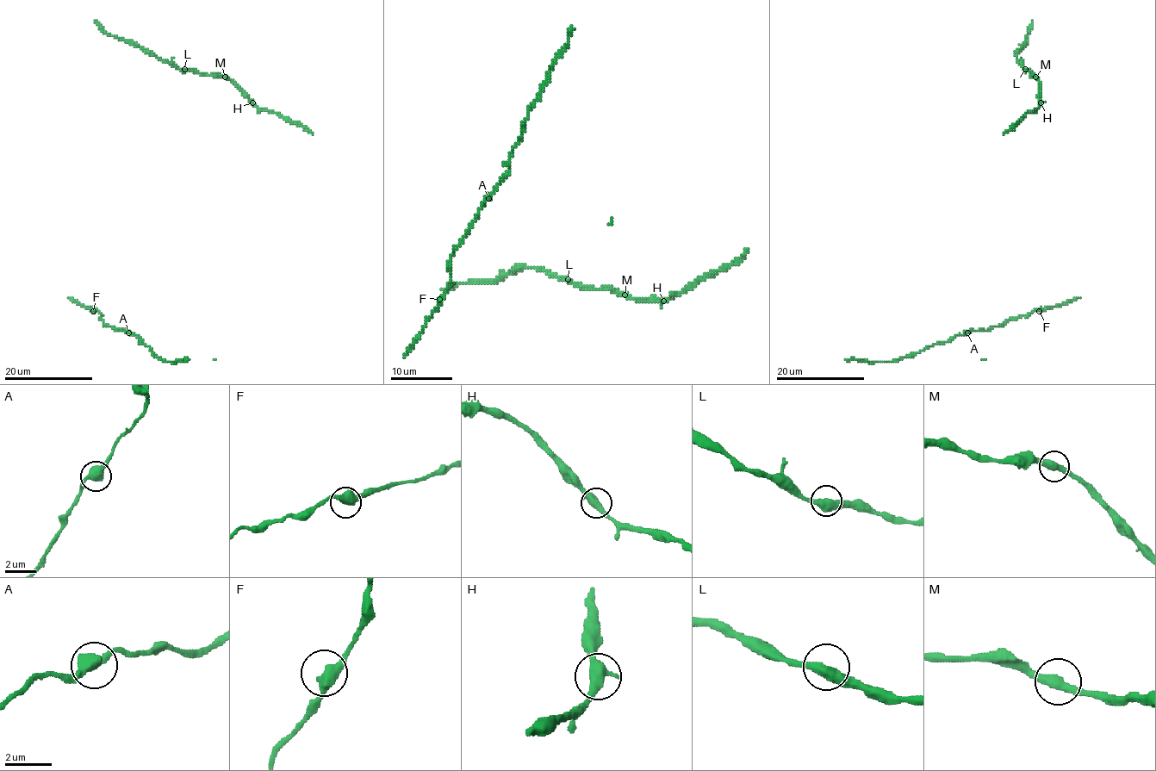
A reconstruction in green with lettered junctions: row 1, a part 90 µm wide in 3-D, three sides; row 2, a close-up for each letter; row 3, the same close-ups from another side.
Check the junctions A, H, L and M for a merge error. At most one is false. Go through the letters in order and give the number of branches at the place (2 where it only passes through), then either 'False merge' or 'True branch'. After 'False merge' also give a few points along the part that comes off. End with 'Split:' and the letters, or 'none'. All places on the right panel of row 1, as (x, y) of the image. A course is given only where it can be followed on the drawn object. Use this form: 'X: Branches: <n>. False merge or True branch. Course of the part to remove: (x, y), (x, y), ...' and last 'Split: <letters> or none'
A: Branches: 2. True branch
H: Branches: 2. True branch
L: Branches: 2. True branch
M: Branches: 2. True branch
Split: none

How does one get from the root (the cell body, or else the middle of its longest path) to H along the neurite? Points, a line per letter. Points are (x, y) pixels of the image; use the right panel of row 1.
H: (1026, 72), (1029, 71), (1038, 80), (1041, 102)

